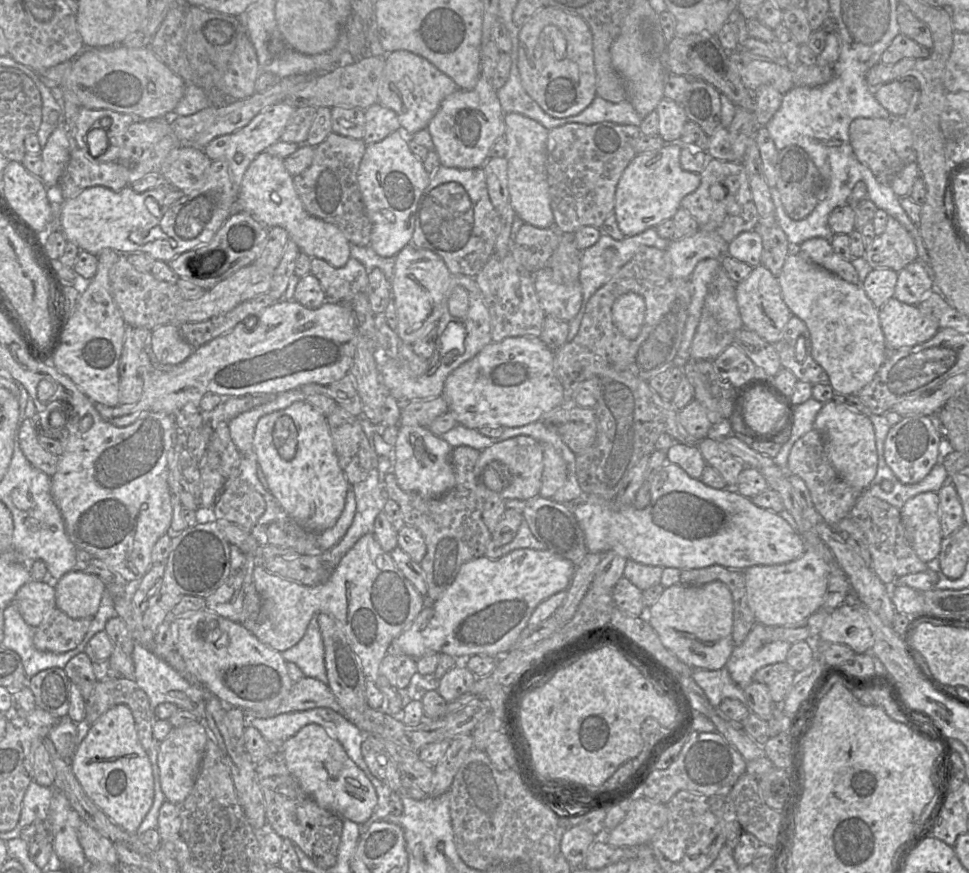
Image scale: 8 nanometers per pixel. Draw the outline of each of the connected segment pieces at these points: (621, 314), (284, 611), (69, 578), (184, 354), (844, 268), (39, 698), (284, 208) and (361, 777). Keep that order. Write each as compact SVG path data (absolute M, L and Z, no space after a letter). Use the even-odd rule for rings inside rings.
M629 292L621 295L612 307L613 321L628 339L635 339L645 320L646 304L644 298Z
M262 566L254 567L252 580L262 600L259 622L249 623L244 620L242 624L260 642L272 649L283 652L303 638L314 616L320 611L319 586L305 586L282 578L267 571Z
M76 568L55 583L56 608L73 619L93 618L103 596L110 594L114 606L114 599L122 595L125 584L106 585L97 575Z
M164 325L151 331L149 349L156 363L176 365L185 361L195 348L183 338L179 326Z
M812 238L793 246L809 258L813 263L823 267L839 278L852 284L860 284L856 269L851 260L837 255L830 244L830 240Z
M50 668L40 671L29 677L27 682L27 687L33 693L36 707L49 712L58 719L67 718L73 686L75 684L61 668Z
M267 151L260 153L243 175L237 193L240 211L245 211L266 227L280 226L297 244L299 251L325 260L335 267L342 267L351 258L350 242L335 225L309 214L300 200L293 183L293 176L284 166L282 158Z
M317 724L301 728L295 735L281 743L286 765L297 779L305 793L311 796L317 804L344 820L350 820L364 825L384 820L388 815L395 814L390 800L391 791L380 784L371 772L363 772L347 755L341 743L331 738L325 729ZM372 782L377 785L376 789Z

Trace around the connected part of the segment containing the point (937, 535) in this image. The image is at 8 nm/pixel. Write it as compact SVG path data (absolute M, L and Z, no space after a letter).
M936 492L920 493L900 508L906 538L921 561L937 559L943 539Z

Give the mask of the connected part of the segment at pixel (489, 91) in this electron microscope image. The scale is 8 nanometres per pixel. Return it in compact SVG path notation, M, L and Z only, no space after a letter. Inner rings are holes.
M479 77L477 84L469 90L458 89L448 95L440 104L434 117L428 123L426 130L430 133L434 151L440 164L445 167L472 169L482 167L489 159L489 149L497 139L504 136L504 115L495 90L485 77Z

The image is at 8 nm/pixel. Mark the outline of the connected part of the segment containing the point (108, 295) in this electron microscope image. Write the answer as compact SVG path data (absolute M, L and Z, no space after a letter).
M105 249L97 256L97 272L90 280L86 290L81 293L72 312L69 312L60 346L53 356L51 363L60 373L67 376L93 403L114 407L121 405L119 404L119 363L128 325L124 321L121 311L114 300L109 282L109 270L115 261L119 262L125 256L125 253L119 255L116 251Z

